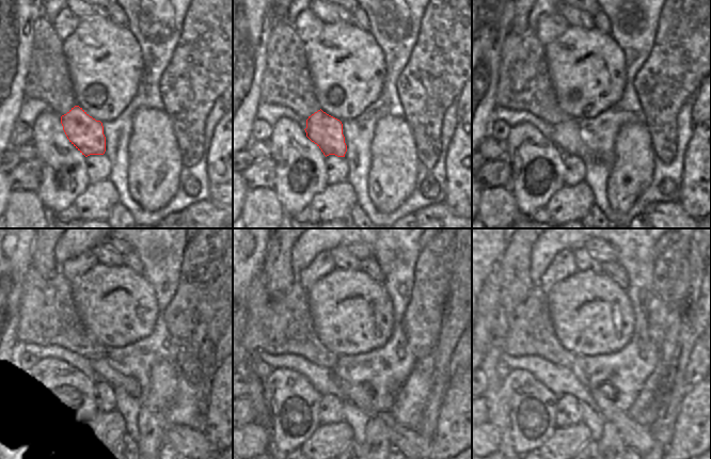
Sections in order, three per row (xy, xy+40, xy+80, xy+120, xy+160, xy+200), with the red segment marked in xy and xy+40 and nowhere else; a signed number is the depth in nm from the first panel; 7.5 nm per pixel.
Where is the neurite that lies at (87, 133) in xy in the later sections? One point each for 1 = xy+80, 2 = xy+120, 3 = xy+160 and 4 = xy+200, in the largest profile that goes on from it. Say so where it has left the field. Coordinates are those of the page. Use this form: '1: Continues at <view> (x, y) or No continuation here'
1: Continues at xy+80 (566, 135)
2: Continues at xy+120 (103, 389)
3: Continues at xy+160 (360, 394)
4: Continues at xy+200 (634, 436).

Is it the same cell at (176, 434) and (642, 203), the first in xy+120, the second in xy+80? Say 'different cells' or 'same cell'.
different cells

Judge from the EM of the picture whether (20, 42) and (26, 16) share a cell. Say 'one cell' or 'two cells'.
one cell

